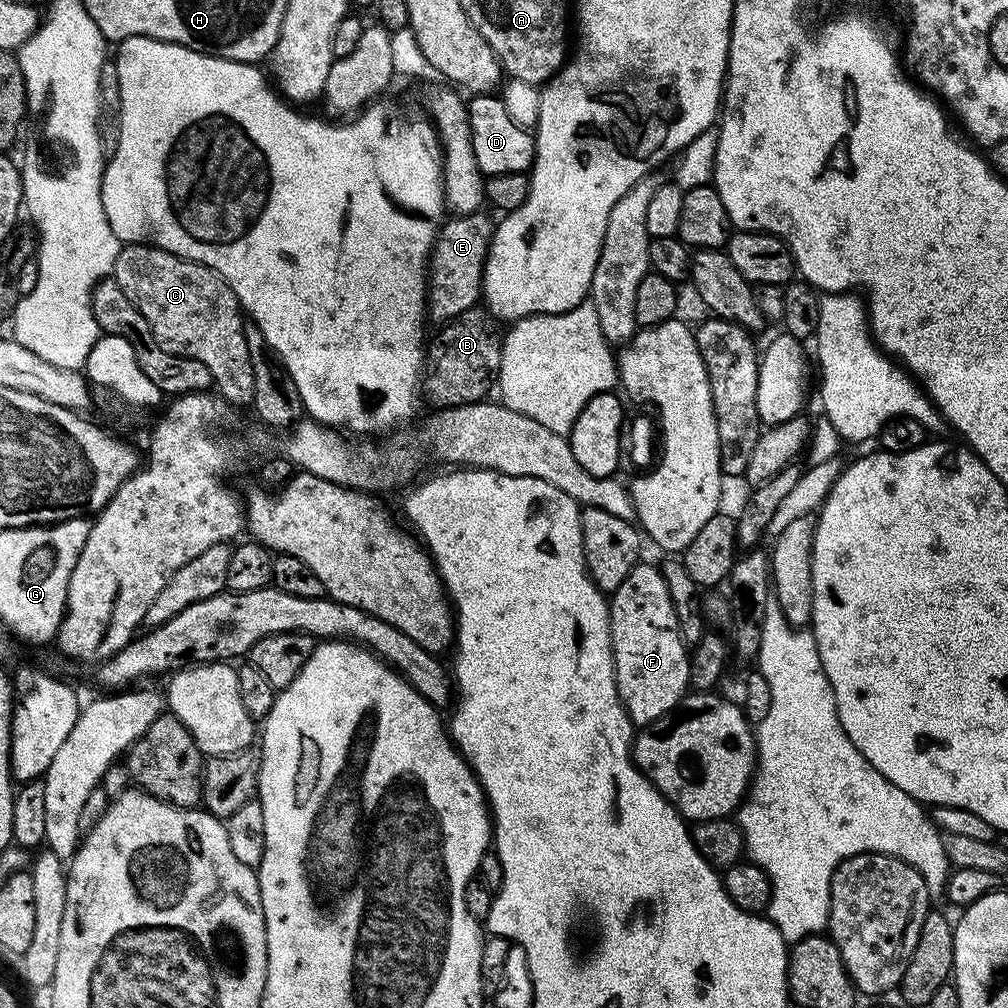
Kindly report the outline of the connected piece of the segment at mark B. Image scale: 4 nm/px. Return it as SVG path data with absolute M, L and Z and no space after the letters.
M479 307L471 308L468 312L463 312L453 320L447 321L444 328L436 337L429 339L426 344L426 355L424 357L424 367L420 378L420 391L423 399L428 400L437 409L457 408L467 404L478 404L485 399L488 391L493 391L500 375L500 349L502 347L501 337L496 336L497 325L493 317L487 311Z

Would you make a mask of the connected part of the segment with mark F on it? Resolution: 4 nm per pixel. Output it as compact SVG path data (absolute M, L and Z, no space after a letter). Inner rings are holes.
M637 562L630 574L626 574L626 582L611 593L608 625L612 635L612 661L616 667L616 689L620 701L632 719L633 725L652 724L671 712L684 699L690 688L690 652L680 637L678 618L674 614L674 606L670 602L670 590L666 590L666 578L659 567Z

